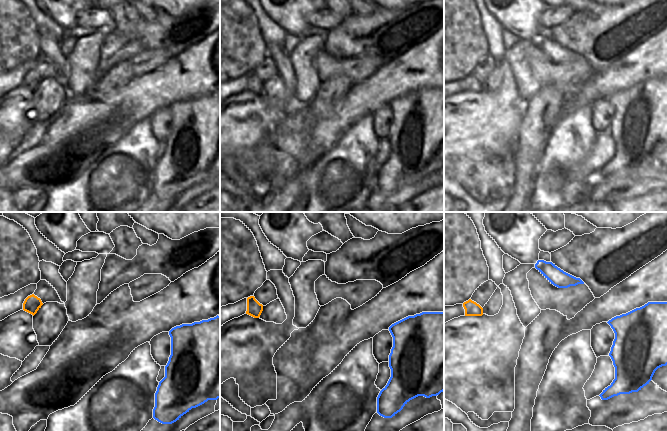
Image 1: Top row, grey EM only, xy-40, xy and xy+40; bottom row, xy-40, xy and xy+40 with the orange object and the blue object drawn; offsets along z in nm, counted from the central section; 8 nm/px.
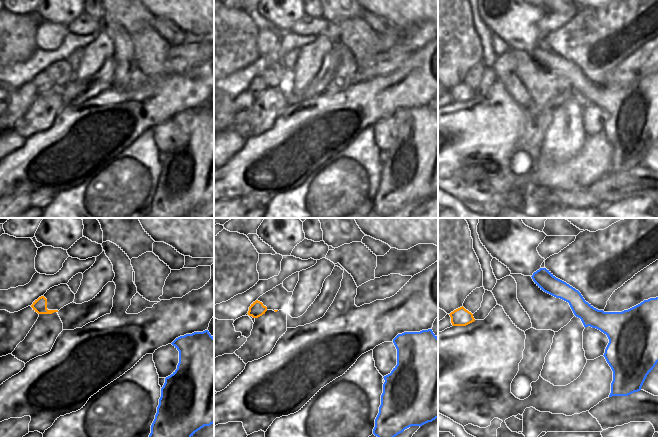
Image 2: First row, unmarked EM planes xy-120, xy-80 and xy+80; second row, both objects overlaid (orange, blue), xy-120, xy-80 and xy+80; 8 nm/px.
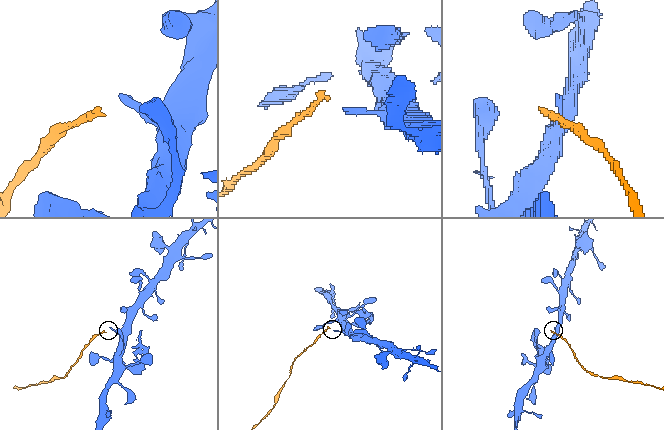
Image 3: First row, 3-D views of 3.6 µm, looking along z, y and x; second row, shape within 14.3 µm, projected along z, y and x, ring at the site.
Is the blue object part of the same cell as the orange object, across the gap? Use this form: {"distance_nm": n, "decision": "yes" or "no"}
{"distance_nm": 550, "decision": "no"}

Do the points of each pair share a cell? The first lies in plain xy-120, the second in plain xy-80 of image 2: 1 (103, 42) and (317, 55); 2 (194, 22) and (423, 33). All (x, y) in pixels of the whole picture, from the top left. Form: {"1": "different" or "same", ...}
{"1": "same", "2": "different"}

